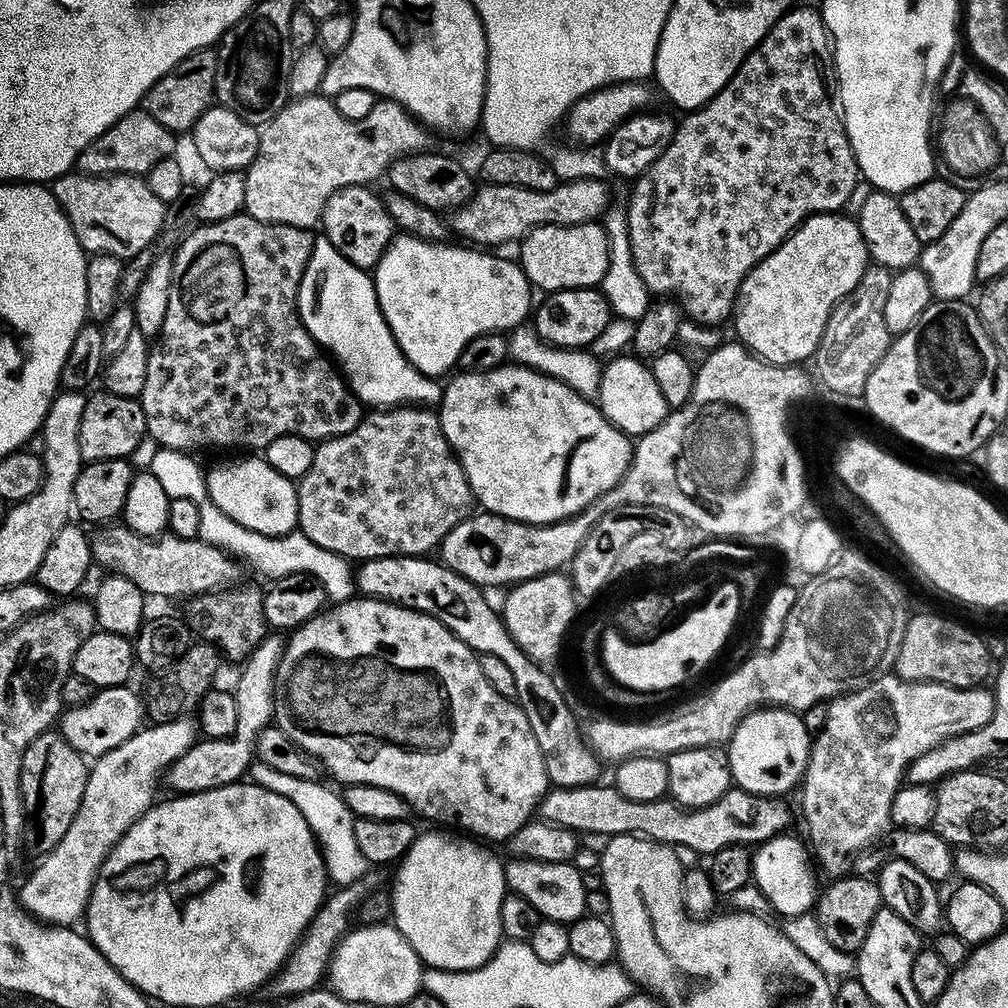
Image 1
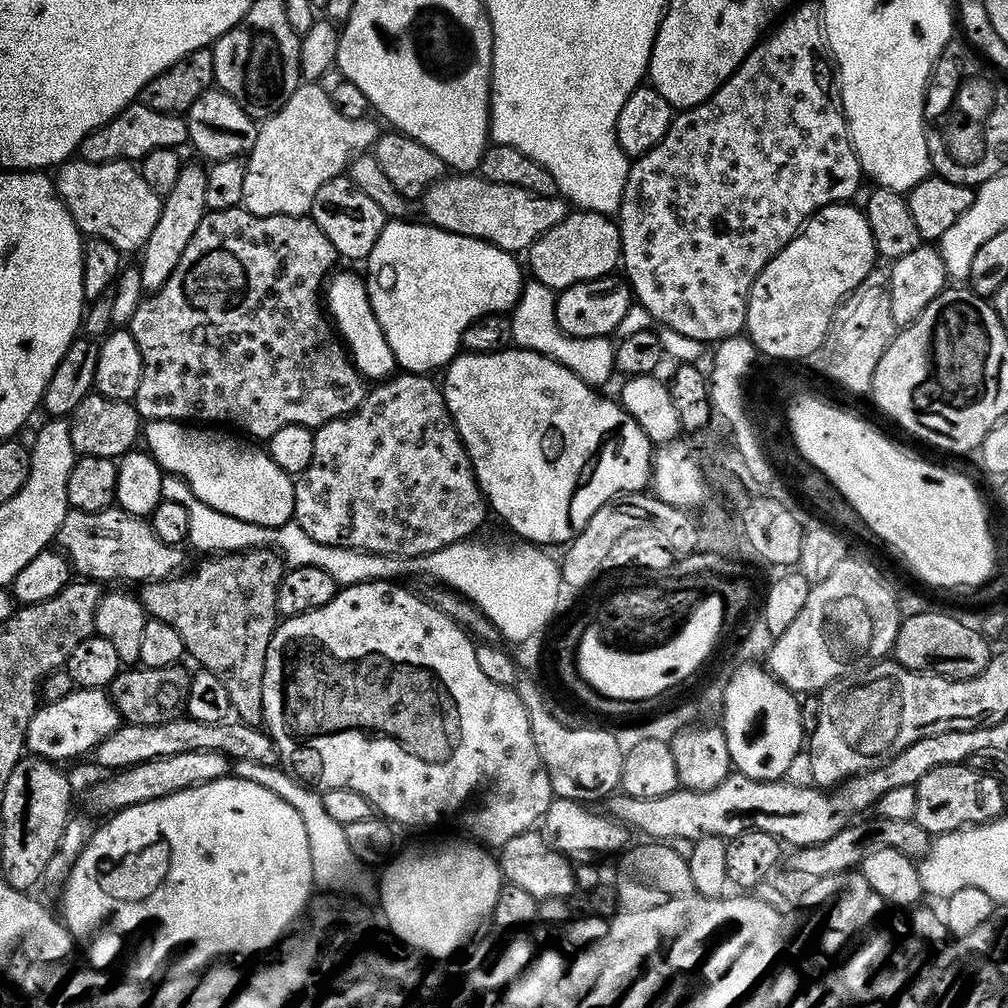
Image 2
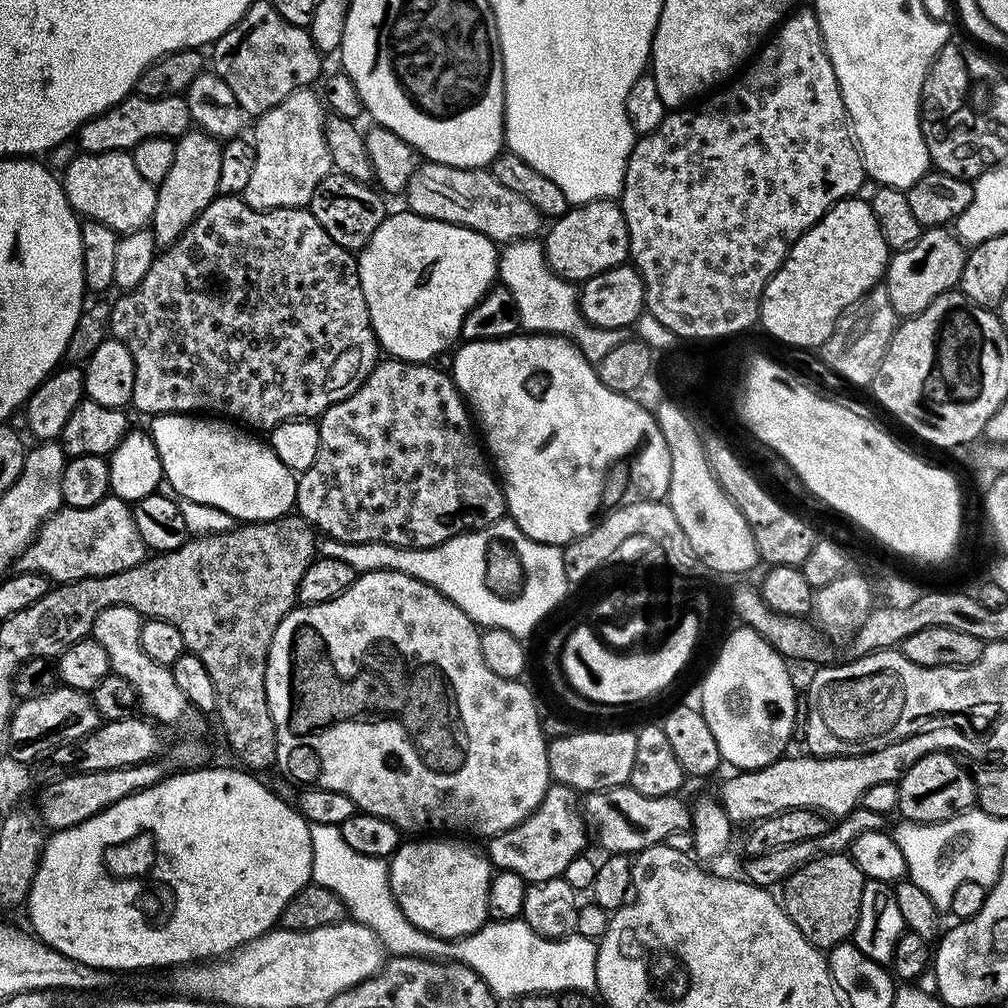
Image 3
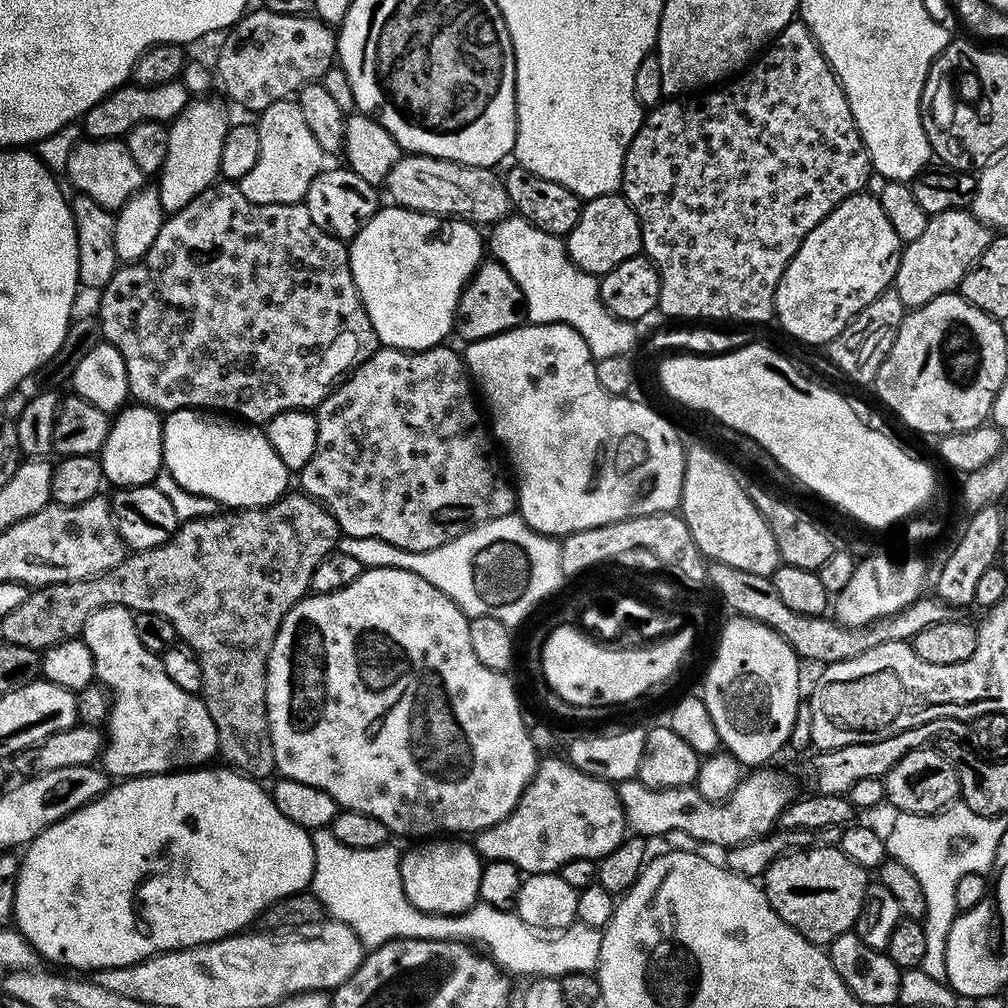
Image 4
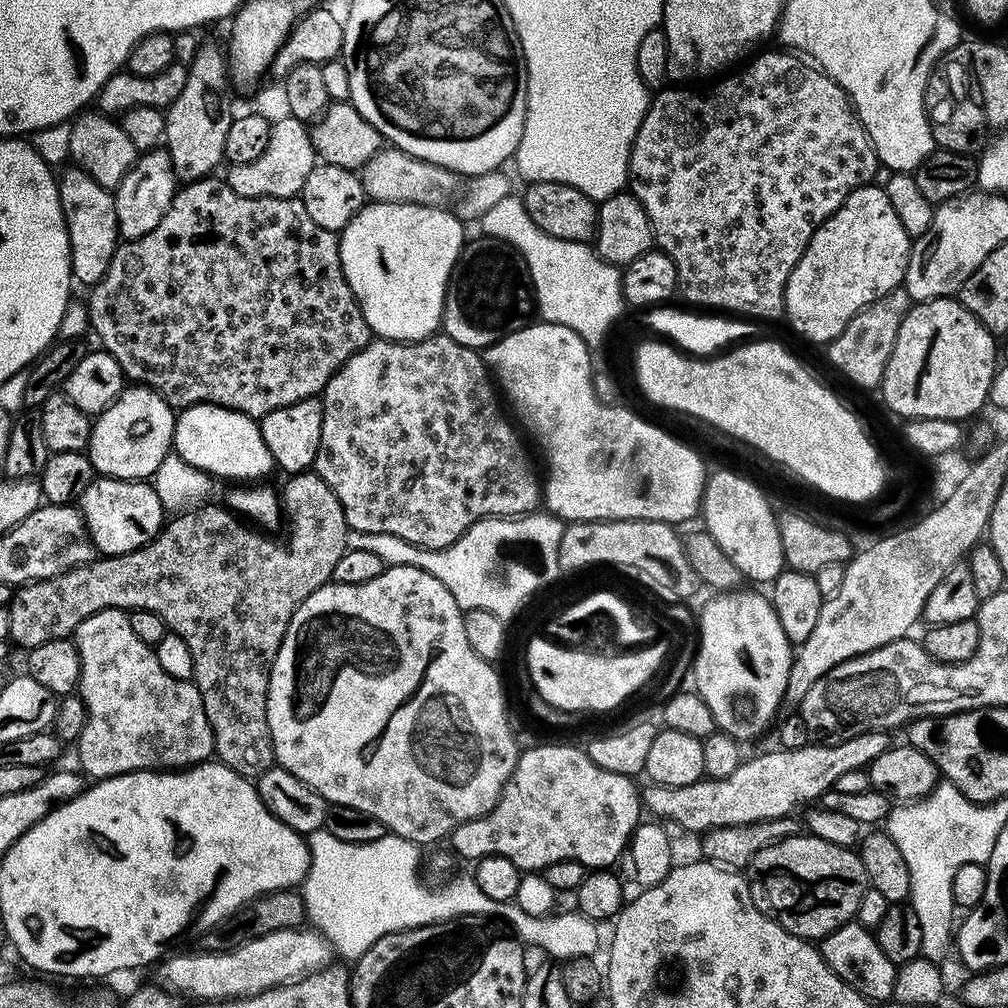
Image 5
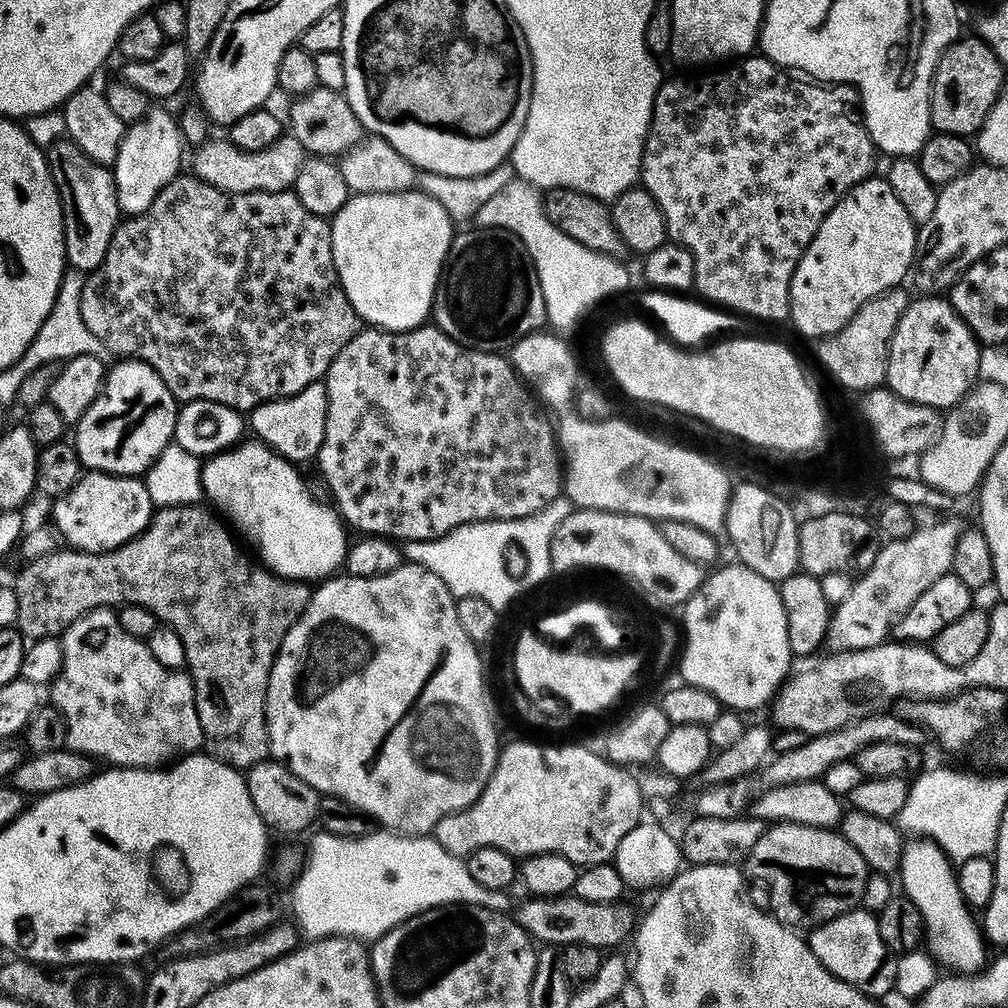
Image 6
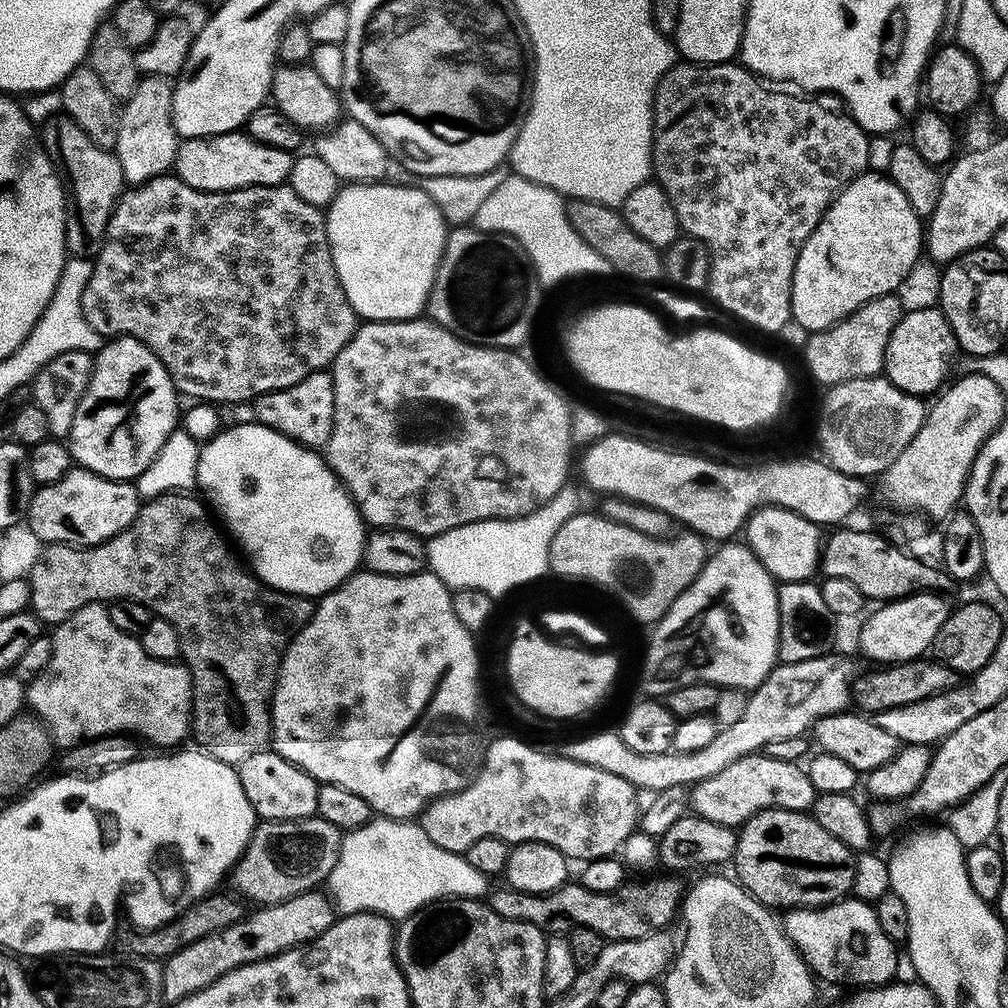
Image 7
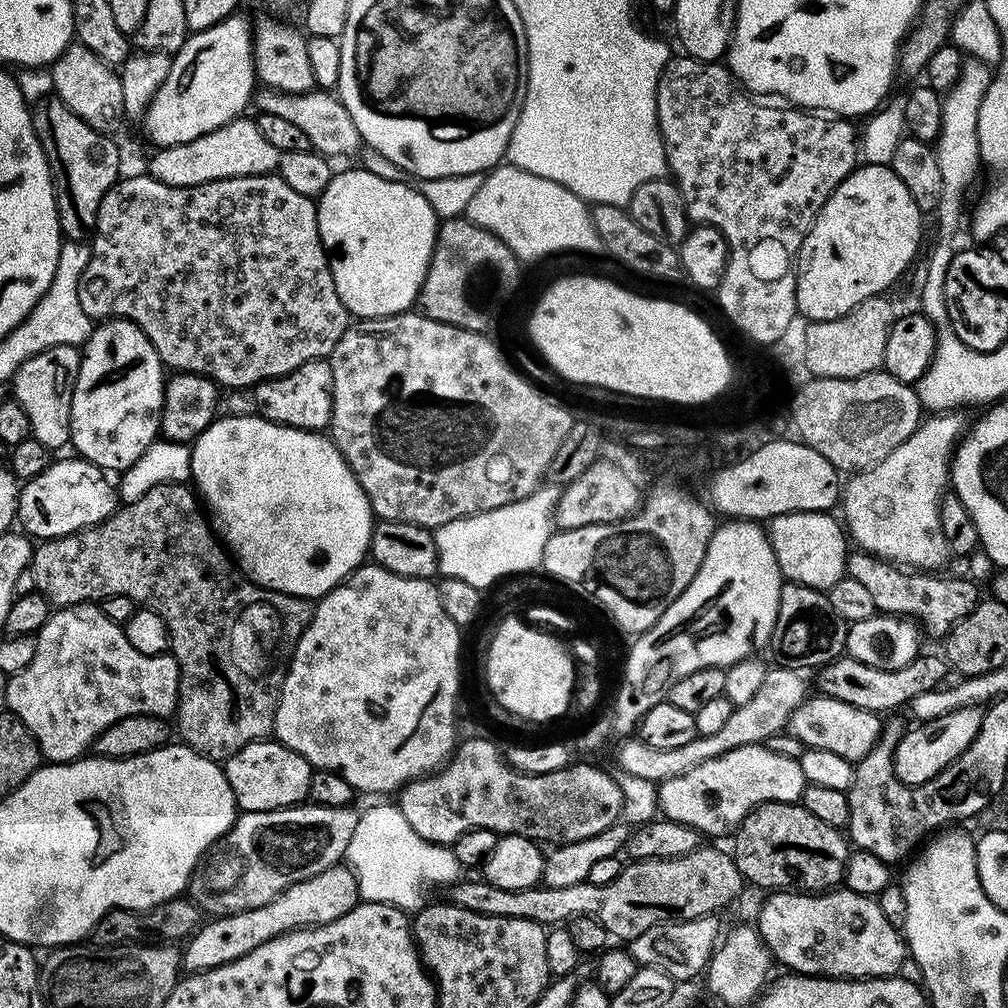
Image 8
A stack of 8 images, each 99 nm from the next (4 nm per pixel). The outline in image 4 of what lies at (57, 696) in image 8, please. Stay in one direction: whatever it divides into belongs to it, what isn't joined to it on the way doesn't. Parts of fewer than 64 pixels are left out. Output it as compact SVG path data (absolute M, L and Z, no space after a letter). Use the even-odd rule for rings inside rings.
M106 606L94 610L86 618L82 638L94 654L96 680L103 684L112 697L112 708L106 721L106 739L104 751L99 763L112 778L131 778L133 776L162 776L181 770L195 770L207 765L208 760L220 750L218 730L210 710L206 710L203 699L195 692L182 690L162 670L160 657L146 646L142 646L138 634L134 631L134 614L122 606Z

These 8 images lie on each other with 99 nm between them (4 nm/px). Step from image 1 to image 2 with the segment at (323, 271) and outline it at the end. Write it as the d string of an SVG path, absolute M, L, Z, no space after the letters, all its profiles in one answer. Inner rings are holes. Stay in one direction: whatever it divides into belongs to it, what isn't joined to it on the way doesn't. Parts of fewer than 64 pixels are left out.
M337 271L326 284L326 312L339 337L344 341L360 375L372 382L379 382L395 373L398 365L382 326L370 306L368 290L363 279L352 272Z

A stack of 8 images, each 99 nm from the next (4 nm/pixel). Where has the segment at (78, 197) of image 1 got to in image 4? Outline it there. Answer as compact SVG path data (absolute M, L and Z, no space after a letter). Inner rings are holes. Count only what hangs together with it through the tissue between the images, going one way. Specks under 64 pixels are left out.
M81 139L73 146L69 156L66 178L76 187L75 191L82 196L94 198L103 208L119 210L135 192L146 184L146 173L138 170L134 158L130 158L130 150L123 139L89 140Z

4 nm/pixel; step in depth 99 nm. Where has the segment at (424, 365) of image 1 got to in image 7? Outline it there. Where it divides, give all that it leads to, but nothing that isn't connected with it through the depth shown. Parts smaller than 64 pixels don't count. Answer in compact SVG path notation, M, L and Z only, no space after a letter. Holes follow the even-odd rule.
M377 182L374 184L348 184L341 187L336 193L331 204L326 209L328 222L328 241L334 258L334 270L338 274L338 282L350 302L350 306L356 311L357 317L365 321L370 320L414 320L425 311L428 302L428 291L436 277L436 268L440 264L440 255L444 253L444 241L446 239L446 225L442 214L434 206L434 202L422 190L415 186L403 188L400 184L388 184L389 182Z

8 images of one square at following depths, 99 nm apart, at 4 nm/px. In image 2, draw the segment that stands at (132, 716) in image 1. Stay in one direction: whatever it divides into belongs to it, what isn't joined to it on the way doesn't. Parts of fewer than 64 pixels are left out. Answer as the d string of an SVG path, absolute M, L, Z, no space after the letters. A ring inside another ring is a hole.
M76 688L57 700L41 703L22 732L22 744L31 755L65 762L82 752L91 753L122 721L107 691L102 688Z

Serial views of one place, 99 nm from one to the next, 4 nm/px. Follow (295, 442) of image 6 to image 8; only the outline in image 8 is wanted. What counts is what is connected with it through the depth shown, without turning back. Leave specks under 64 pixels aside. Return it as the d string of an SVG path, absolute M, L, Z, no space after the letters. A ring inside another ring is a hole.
M327 359L311 360L290 374L273 380L263 380L254 389L259 415L287 428L301 428L307 432L327 429L332 423L332 371Z

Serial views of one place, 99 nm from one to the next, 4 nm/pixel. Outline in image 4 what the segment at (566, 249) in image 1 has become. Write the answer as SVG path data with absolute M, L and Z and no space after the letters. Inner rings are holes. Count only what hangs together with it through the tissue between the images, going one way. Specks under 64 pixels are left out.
M611 192L593 200L583 201L580 217L566 237L568 257L591 276L605 276L614 266L622 266L626 258L634 258L642 252L642 226L638 226L638 214L626 202L622 194Z

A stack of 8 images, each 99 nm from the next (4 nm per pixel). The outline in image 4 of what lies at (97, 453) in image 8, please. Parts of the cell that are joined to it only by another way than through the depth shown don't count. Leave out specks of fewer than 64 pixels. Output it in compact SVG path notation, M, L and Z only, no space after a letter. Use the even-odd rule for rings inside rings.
M133 403L115 413L104 449L98 453L104 479L117 489L137 488L139 484L152 484L162 471L164 463L164 421L155 408Z

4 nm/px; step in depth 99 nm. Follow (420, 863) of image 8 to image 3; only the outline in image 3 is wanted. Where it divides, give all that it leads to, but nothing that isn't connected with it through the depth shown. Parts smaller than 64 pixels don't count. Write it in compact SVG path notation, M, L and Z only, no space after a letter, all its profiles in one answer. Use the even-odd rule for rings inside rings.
M309 824L312 843L312 880L334 890L348 907L348 916L357 924L364 924L380 938L385 953L392 956L422 956L445 962L459 962L472 968L490 986L497 998L528 996L531 992L586 992L597 991L597 941L567 935L563 939L548 939L527 925L524 919L494 920L483 928L458 940L441 940L423 932L402 914L388 881L388 864L378 858L366 858L358 850L350 850L342 842L340 829L334 824Z

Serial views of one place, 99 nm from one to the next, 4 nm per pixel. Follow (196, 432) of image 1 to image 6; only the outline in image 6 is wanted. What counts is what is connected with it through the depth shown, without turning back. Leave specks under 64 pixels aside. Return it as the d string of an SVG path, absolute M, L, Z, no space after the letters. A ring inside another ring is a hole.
M181 174L174 177L158 194L158 198L154 198L154 202L150 202L150 206L146 211L137 216L121 219L119 226L114 230L114 238L110 238L110 250L106 250L106 258L102 262L102 266L98 266L98 270L87 273L87 280L85 286L82 288L81 312L87 329L103 345L109 348L113 357L146 361L158 374L158 378L162 378L162 382L166 382L166 390L170 390L170 394L178 402L209 400L210 402L218 402L219 404L235 408L241 414L251 413L257 404L264 404L267 400L278 400L282 396L293 396L294 394L298 394L298 390L323 381L324 375L328 372L330 362L334 362L338 350L342 350L342 346L346 346L346 342L350 342L350 338L354 338L358 331L356 311L354 310L354 306L350 306L350 298L346 298L346 290L342 290L342 282L338 278L338 270L334 266L332 225L325 217L318 214L310 214L310 210L306 210L306 206L302 206L302 202L298 202L296 193L292 190L282 192L223 192L214 186L210 186L205 180L200 180L195 174Z

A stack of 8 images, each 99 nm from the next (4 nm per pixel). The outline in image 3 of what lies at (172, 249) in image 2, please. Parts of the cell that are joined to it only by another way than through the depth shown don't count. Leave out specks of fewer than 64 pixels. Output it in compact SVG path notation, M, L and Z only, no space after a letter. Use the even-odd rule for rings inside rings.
M189 130L182 133L174 146L174 163L166 178L156 185L156 205L150 231L157 245L172 244L210 206L210 202L218 195L218 173L222 167L222 144L209 132Z

